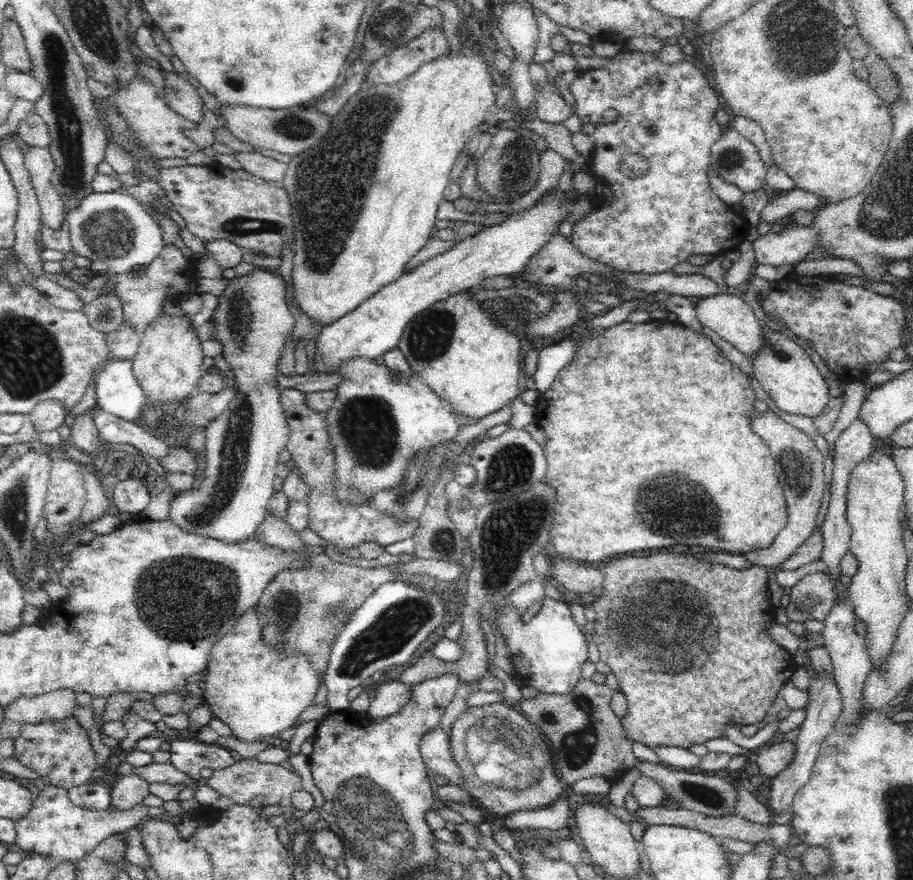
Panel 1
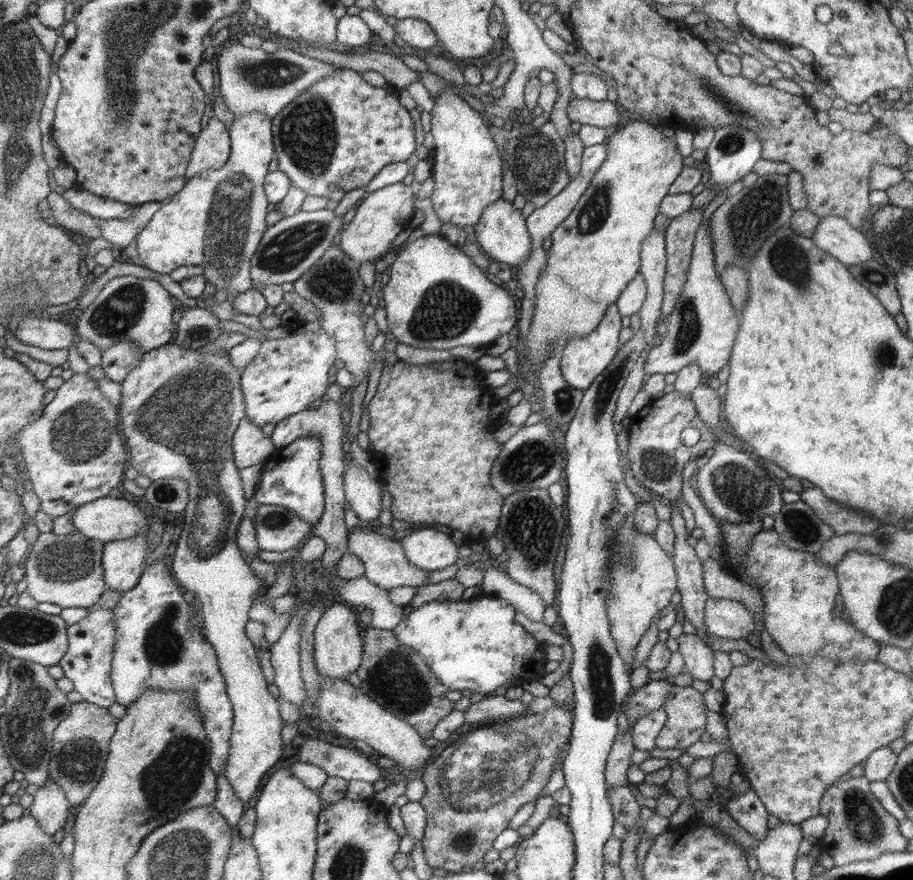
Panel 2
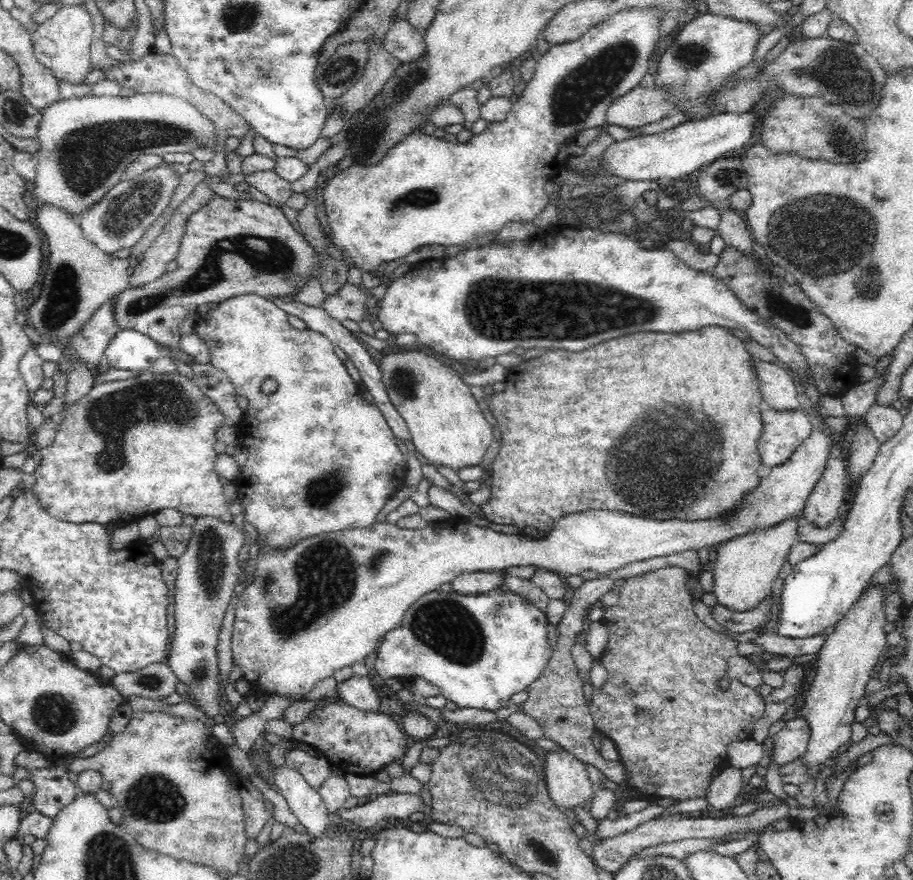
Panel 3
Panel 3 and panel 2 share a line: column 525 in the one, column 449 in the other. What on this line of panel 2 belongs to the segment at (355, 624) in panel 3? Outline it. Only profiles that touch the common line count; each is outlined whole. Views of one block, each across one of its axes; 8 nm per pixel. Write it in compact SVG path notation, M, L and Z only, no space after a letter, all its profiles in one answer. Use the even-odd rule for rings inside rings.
M432 528L415 530L400 543L403 544L411 565L428 572L452 566L458 558L458 548L450 536Z

